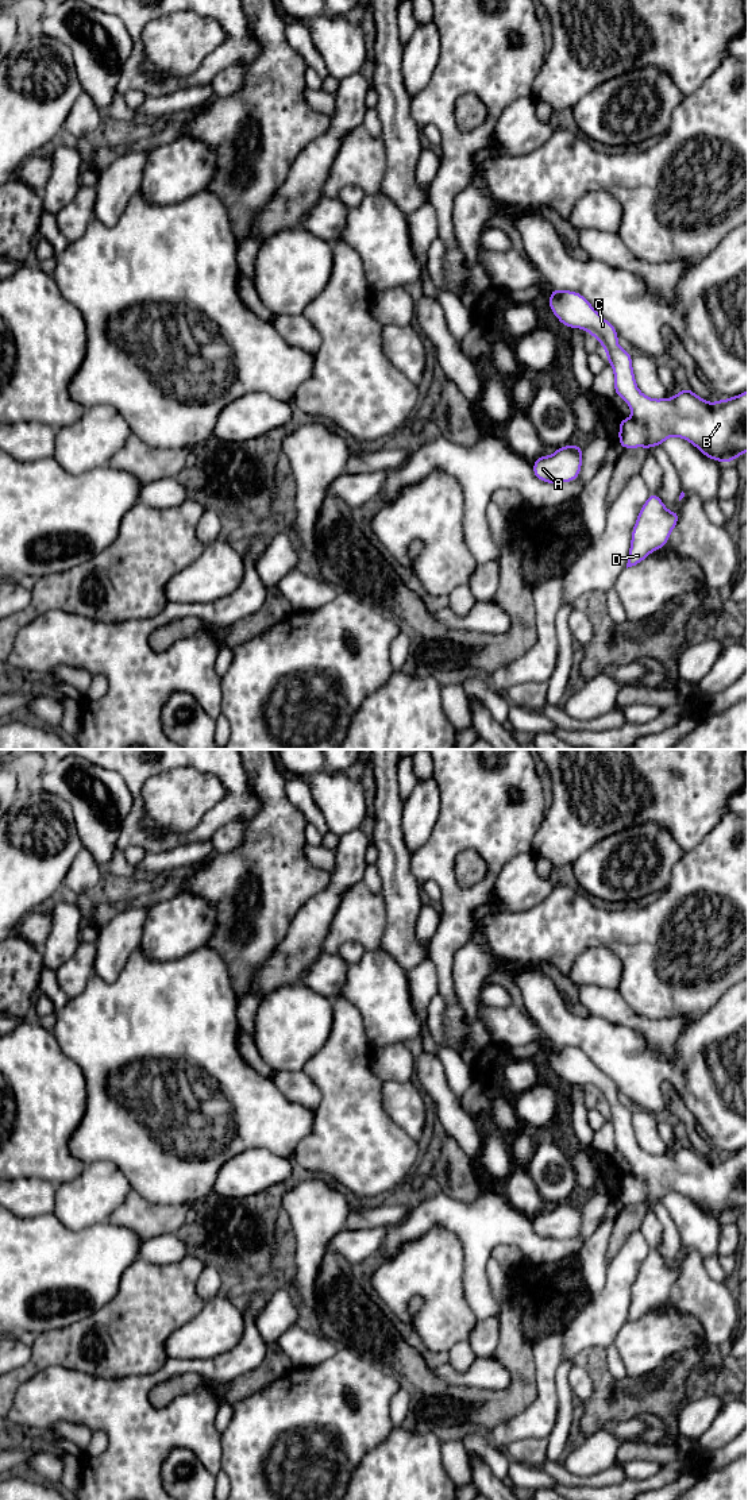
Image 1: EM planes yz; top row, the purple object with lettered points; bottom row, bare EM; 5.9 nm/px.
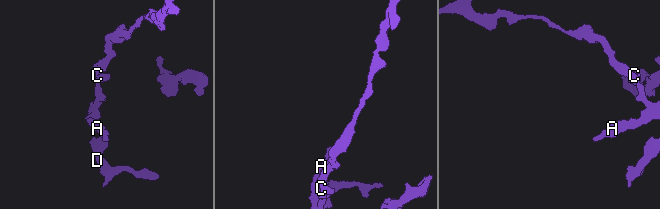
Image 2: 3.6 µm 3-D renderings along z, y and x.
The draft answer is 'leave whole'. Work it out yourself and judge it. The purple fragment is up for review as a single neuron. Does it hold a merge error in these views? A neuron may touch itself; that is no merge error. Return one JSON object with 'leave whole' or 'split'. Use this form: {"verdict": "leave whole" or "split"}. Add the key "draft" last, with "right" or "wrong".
{"verdict": "leave whole", "draft": "right"}

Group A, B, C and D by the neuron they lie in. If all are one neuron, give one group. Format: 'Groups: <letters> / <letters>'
Groups: A B C D

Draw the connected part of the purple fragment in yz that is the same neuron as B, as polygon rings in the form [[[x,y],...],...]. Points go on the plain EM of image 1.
[[[551,1046],[548,1054],[552,1069],[568,1084],[582,1084],[593,1091],[605,1104],[606,1114],[614,1129],[614,1150],[622,1153],[633,1171],[617,1179],[618,1199],[625,1204],[652,1204],[664,1200],[668,1192],[679,1192],[695,1202],[706,1214],[717,1218],[733,1218],[748,1207],[748,1145],[732,1154],[717,1156],[714,1160],[697,1152],[686,1142],[672,1154],[653,1156],[644,1152],[636,1141],[632,1125],[632,1110],[617,1102],[617,1086],[578,1048]]]

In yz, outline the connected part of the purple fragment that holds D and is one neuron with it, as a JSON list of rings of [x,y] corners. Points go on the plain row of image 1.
[[[651,1249],[632,1285],[626,1324],[641,1319],[652,1307],[667,1302],[678,1277],[678,1265],[670,1269],[659,1252]]]

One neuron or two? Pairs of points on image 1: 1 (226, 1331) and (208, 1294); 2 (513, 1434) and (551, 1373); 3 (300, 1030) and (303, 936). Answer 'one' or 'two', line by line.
1: two
2: one
3: two

